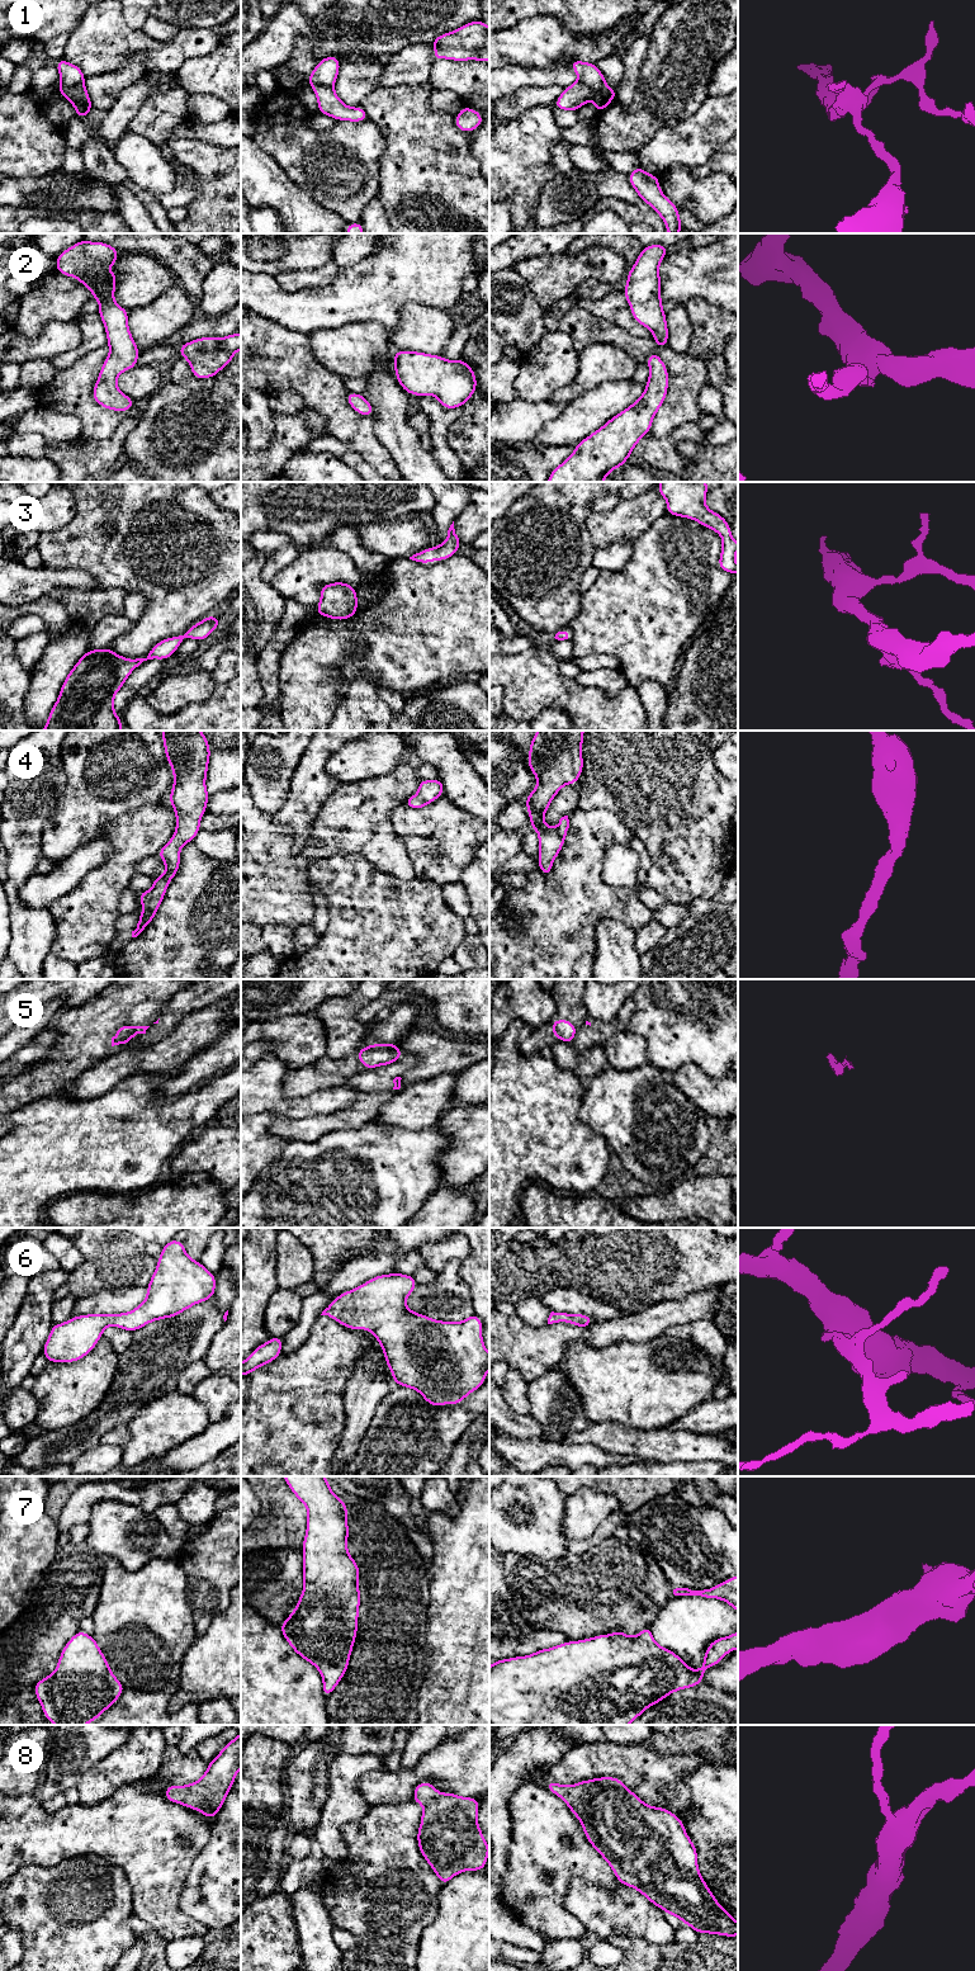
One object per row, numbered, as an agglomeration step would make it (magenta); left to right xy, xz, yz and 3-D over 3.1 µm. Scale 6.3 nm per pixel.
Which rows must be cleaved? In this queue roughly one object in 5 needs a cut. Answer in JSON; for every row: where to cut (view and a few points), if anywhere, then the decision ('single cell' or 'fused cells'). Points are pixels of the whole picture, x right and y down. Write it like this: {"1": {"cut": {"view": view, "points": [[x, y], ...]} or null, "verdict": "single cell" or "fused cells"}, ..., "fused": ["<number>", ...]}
{"1": {"cut": {"view": "xy", "points": [[83, 81], [75, 85], [61, 84]]}, "verdict": "fused cells"}, "2": {"cut": null, "verdict": "single cell"}, "3": {"cut": null, "verdict": "single cell"}, "4": {"cut": null, "verdict": "single cell"}, "5": {"cut": {"view": "xy", "points": [[129, 1038], [122, 1043]]}, "verdict": "fused cells"}, "6": {"cut": null, "verdict": "single cell"}, "7": {"cut": null, "verdict": "single cell"}, "8": {"cut": null, "verdict": "single cell"}, "fused": ["1", "5"]}

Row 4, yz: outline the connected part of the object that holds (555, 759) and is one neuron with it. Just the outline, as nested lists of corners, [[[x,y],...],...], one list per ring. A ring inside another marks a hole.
[[[538,731],[530,742],[527,765],[538,785],[524,804],[527,807],[530,827],[539,836],[538,864],[540,873],[546,876],[564,845],[569,819],[564,816],[557,828],[550,828],[543,817],[562,786],[577,784],[583,771],[583,734],[584,731]]]

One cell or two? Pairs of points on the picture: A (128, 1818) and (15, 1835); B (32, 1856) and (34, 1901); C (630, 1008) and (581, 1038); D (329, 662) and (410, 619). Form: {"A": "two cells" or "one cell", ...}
{"A": "one cell", "B": "two cells", "C": "one cell", "D": "one cell"}

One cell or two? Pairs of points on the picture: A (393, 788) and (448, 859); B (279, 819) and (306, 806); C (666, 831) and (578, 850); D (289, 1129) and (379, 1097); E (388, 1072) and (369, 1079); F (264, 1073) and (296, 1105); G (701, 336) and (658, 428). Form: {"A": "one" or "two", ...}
{"A": "two", "B": "one", "C": "two", "D": "one", "E": "one", "F": "one", "G": "two"}

